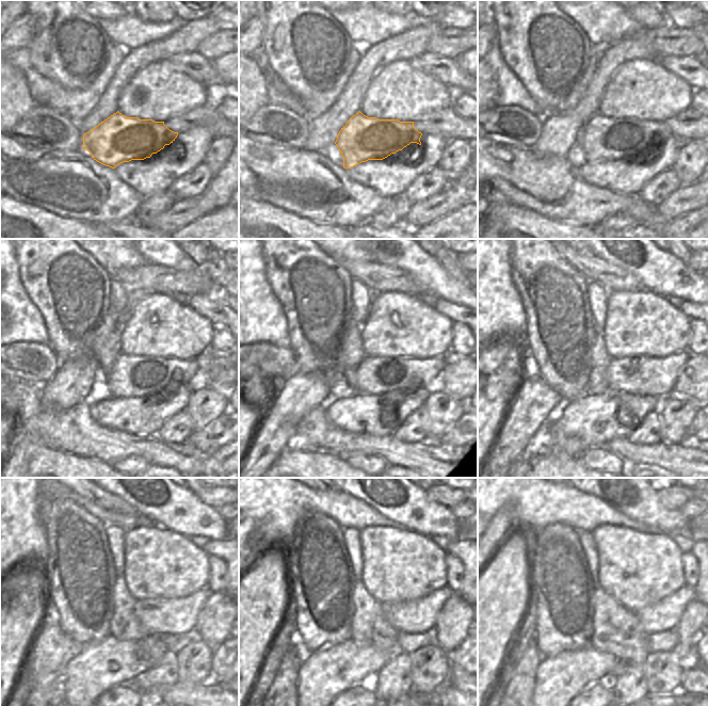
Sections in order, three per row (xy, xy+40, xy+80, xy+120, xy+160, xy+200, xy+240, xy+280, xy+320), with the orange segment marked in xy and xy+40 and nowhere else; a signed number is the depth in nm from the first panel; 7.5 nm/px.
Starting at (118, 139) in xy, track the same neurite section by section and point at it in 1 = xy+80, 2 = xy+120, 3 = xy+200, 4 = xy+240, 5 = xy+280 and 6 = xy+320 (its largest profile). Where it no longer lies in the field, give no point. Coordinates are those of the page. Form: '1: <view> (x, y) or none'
1: xy+80 (601, 138)
2: xy+120 (131, 375)
3: xy+200 (647, 375)
4: xy+240 (177, 616)
5: xy+280 (419, 615)
6: xy+320 (663, 615)

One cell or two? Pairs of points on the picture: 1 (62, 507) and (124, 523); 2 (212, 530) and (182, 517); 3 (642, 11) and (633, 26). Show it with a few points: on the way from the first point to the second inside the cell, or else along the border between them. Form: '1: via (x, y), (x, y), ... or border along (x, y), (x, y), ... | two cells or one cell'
1: border along (71, 499), (106, 525) | two cells
2: via (205, 527), (193, 517), (190, 517) | one cell
3: border along (626, 11), (644, 29) | two cells

